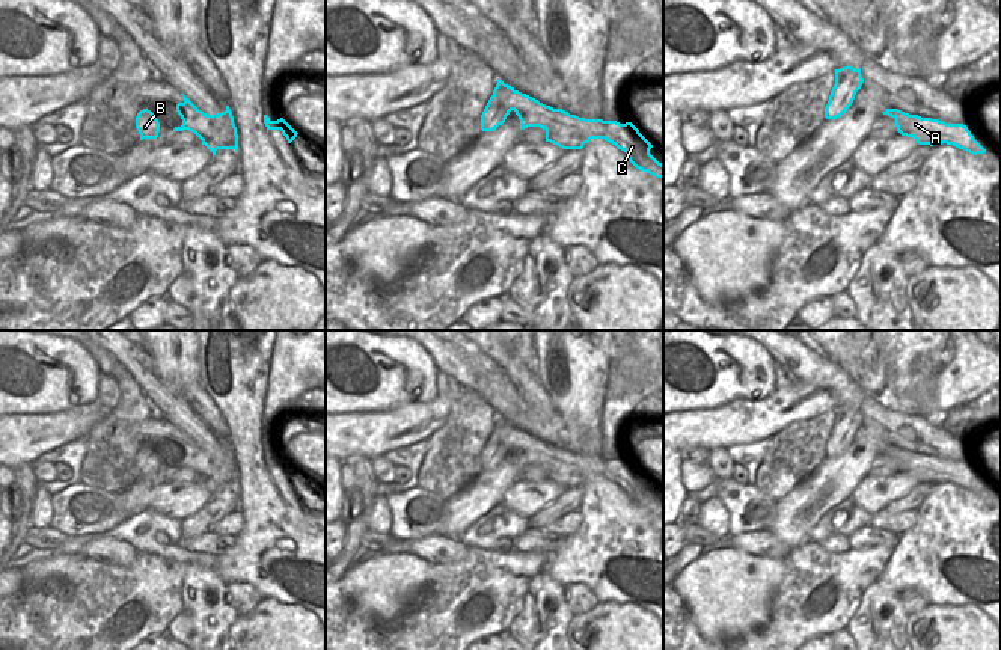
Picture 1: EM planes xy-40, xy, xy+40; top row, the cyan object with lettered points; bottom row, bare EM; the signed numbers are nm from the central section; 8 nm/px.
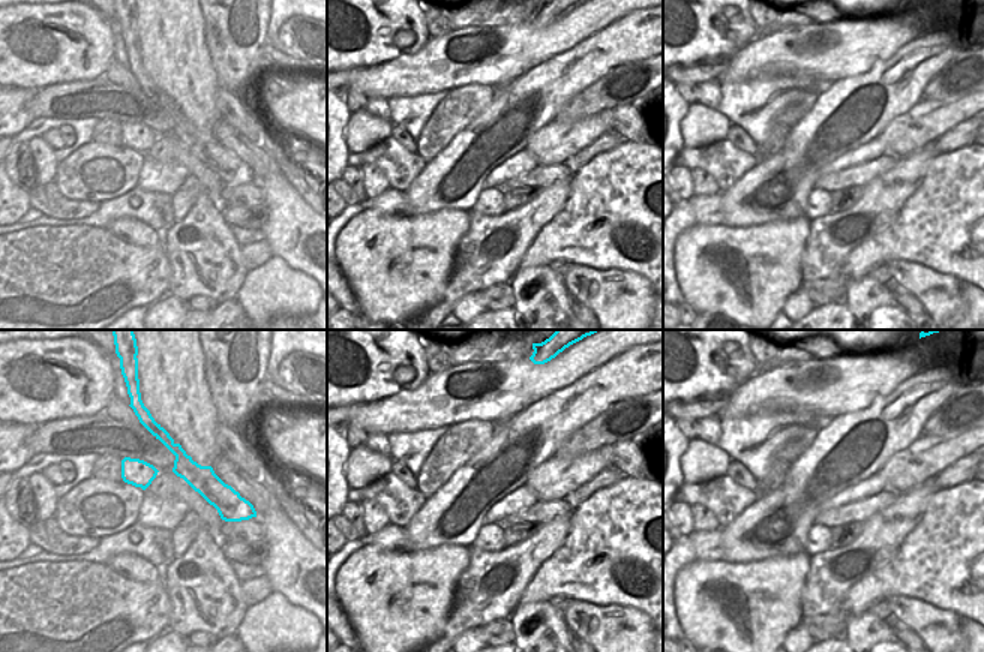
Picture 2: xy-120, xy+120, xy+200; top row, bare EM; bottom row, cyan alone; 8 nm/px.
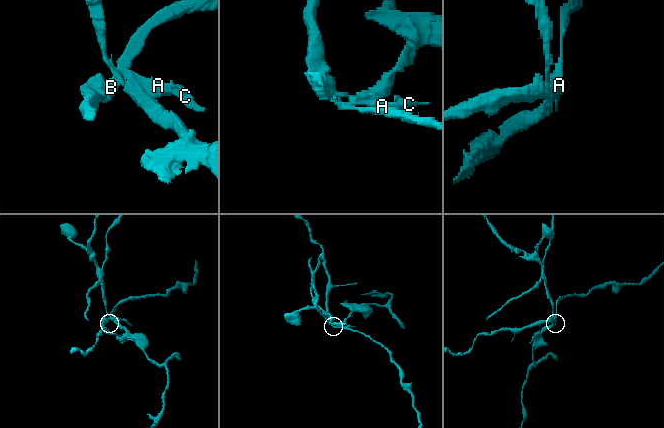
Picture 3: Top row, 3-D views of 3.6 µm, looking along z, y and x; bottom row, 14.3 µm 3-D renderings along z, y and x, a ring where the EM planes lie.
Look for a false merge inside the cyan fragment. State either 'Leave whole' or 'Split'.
Split

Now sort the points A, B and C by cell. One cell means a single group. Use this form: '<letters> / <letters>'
A C / B

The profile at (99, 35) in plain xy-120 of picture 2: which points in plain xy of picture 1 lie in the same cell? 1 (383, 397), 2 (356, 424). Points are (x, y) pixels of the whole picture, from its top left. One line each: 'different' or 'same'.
1: same
2: different

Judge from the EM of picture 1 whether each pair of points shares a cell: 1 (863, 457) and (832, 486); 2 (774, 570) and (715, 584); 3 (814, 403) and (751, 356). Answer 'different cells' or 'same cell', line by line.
1: same cell
2: same cell
3: different cells

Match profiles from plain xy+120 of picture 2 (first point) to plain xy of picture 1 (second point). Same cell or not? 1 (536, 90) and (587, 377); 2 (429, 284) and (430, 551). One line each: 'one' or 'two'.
1: two
2: two

